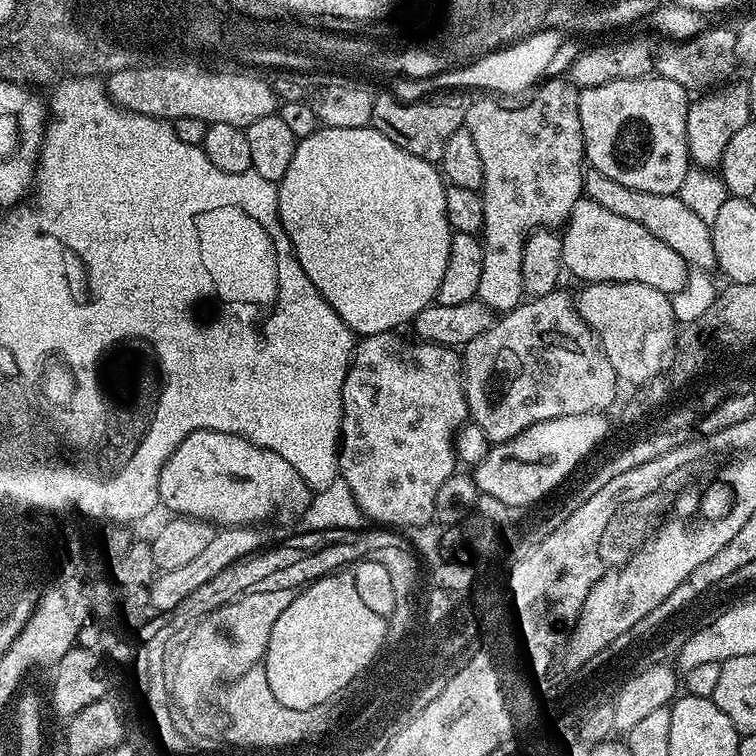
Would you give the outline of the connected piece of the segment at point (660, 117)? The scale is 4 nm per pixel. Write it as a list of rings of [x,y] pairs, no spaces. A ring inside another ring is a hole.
[[[659,74],[622,78],[602,82],[602,86],[580,89],[578,114],[582,118],[587,163],[606,174],[606,178],[630,186],[630,190],[677,195],[690,167],[687,144],[689,103],[688,89]]]

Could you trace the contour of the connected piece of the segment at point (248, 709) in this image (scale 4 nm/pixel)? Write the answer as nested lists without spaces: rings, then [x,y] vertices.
[[[263,666],[246,670],[242,678],[231,682],[226,692],[226,710],[235,724],[235,737],[243,740],[241,749],[266,748],[273,750],[277,745],[292,743],[292,740],[303,739],[311,732],[319,732],[331,723],[336,716],[334,708],[314,706],[310,710],[290,710],[290,706],[282,706],[278,698],[274,698],[274,690],[270,690],[270,682],[266,678]]]

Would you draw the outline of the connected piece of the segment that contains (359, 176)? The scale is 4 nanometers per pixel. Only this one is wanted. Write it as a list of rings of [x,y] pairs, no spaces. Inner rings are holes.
[[[375,126],[366,128],[325,128],[317,127],[314,134],[299,141],[294,150],[294,158],[290,158],[290,166],[286,174],[278,181],[278,210],[280,221],[292,243],[292,252],[298,258],[306,278],[314,282],[318,294],[342,318],[342,322],[353,334],[363,338],[394,332],[403,329],[403,324],[415,321],[417,314],[428,307],[436,298],[438,286],[442,286],[442,274],[446,274],[446,258],[450,258],[450,242],[453,230],[446,214],[446,181],[441,169],[431,160],[423,160],[390,142],[386,134],[382,134]]]

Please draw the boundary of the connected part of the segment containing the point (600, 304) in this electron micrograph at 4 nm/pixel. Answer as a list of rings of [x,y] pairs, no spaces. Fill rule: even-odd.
[[[588,282],[581,288],[584,289],[574,296],[578,314],[596,335],[617,377],[621,381],[629,380],[634,386],[646,384],[646,377],[660,364],[669,340],[674,339],[677,320],[671,295],[638,282]]]

